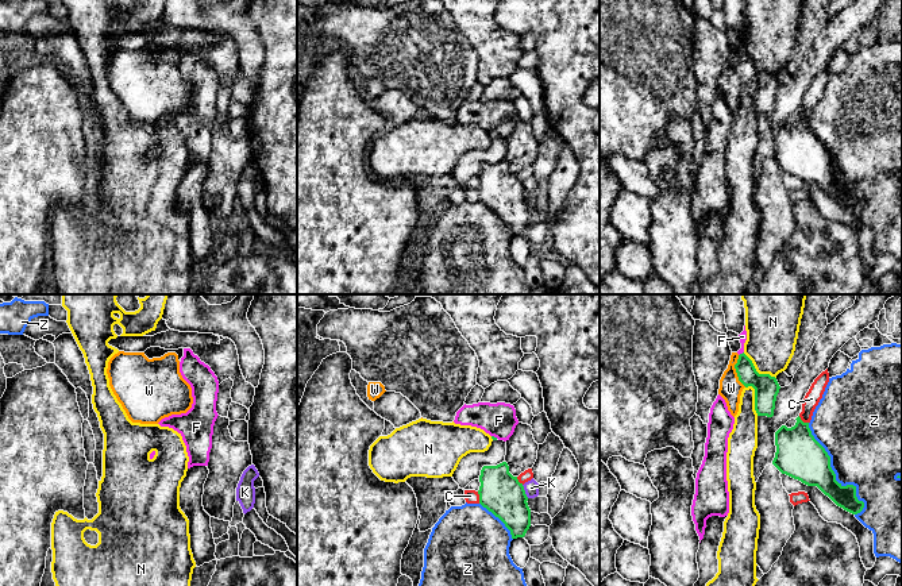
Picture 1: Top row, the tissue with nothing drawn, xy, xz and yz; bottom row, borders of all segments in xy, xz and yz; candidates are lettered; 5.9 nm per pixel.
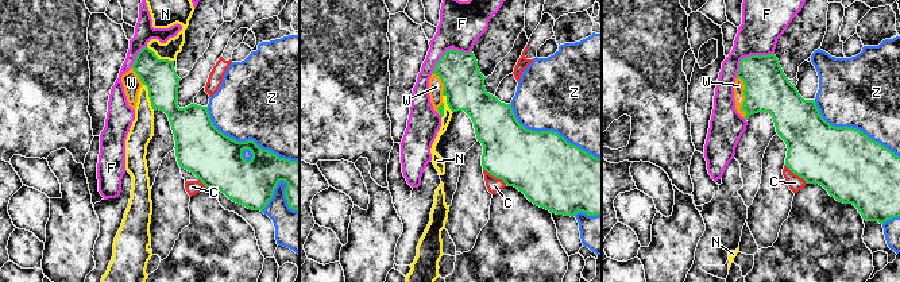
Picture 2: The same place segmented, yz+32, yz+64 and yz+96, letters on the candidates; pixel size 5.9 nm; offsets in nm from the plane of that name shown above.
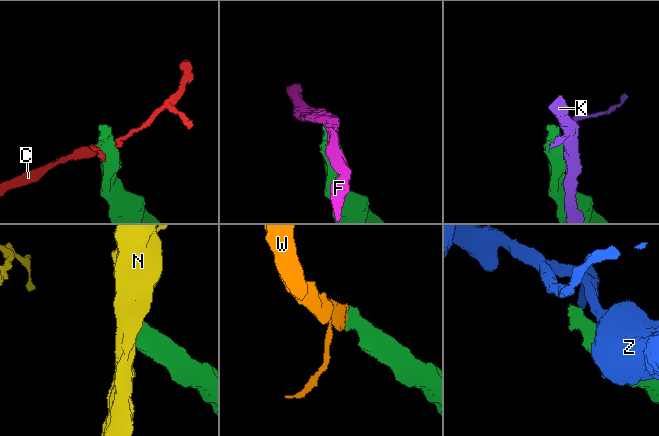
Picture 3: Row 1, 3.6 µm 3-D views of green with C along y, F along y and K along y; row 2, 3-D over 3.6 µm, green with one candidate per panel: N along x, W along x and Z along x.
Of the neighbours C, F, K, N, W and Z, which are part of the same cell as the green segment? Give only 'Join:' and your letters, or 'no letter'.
Join: W

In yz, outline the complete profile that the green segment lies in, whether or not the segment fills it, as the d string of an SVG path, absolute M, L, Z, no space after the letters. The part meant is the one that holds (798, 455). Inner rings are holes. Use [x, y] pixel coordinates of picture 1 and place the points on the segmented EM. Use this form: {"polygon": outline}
{"polygon": "M798 416L794 427L782 425L775 432L776 452L772 464L782 473L807 486L817 486L837 506L857 514L864 502L856 497L856 486L843 486L836 481L830 456L814 439L809 423Z"}

